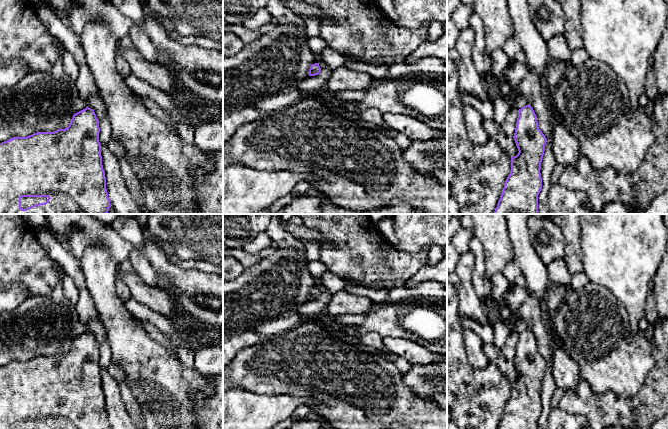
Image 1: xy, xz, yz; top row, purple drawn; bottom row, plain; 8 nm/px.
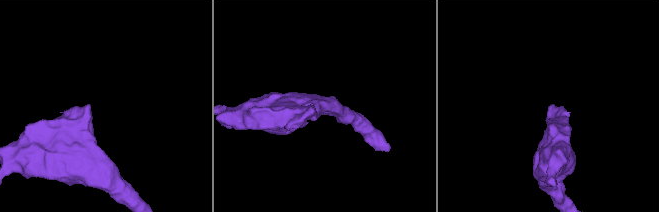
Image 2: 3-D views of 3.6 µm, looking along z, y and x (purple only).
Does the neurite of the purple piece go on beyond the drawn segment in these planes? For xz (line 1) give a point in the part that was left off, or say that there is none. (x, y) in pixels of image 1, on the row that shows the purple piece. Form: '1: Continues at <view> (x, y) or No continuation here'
1: No continuation here

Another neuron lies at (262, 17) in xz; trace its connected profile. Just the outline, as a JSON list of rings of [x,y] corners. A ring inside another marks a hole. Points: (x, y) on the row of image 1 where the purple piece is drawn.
[[[262,8],[257,13],[244,21],[242,25],[231,25],[230,32],[239,37],[245,44],[249,44],[264,33],[275,28],[276,22],[266,8]]]

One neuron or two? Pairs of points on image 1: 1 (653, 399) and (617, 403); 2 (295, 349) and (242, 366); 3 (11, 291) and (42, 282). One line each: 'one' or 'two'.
1: one
2: one
3: two

